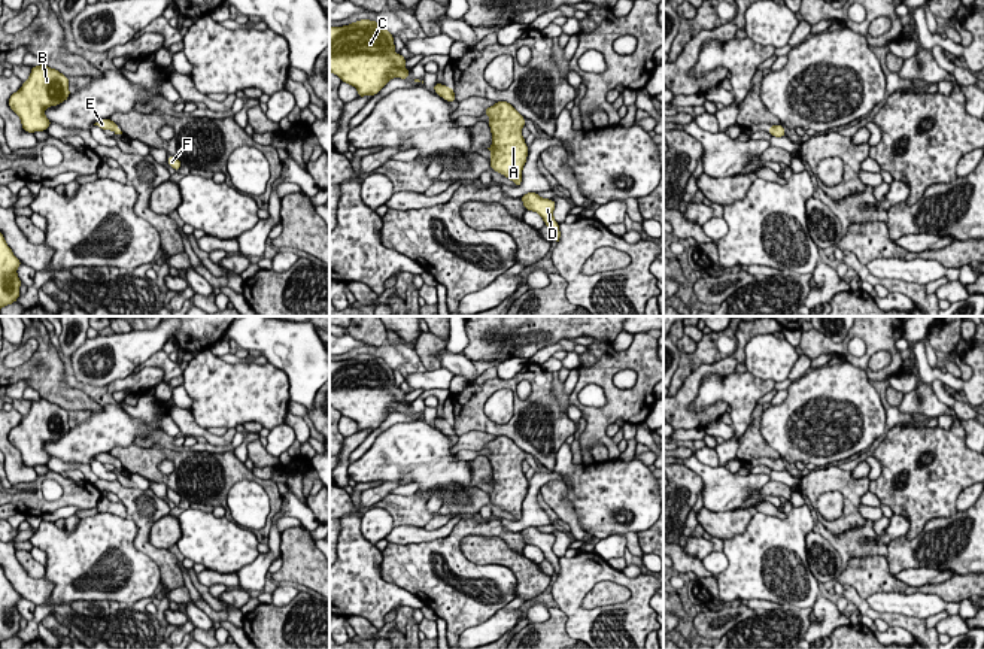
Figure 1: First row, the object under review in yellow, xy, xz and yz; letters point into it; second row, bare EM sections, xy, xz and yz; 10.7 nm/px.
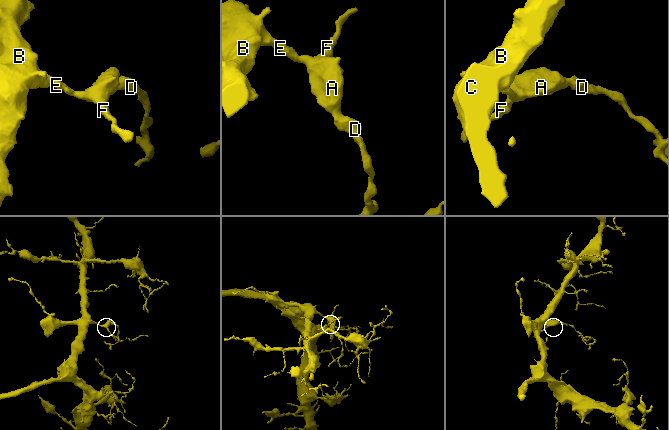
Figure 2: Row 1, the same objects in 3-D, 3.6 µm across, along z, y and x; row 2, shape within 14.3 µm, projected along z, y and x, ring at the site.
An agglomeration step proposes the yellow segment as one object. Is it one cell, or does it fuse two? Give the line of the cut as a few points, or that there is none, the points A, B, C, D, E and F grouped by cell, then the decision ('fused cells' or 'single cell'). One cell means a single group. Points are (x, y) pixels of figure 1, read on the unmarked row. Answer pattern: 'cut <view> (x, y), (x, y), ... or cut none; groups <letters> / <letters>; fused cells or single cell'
cut none; groups A B C D E F; single cell

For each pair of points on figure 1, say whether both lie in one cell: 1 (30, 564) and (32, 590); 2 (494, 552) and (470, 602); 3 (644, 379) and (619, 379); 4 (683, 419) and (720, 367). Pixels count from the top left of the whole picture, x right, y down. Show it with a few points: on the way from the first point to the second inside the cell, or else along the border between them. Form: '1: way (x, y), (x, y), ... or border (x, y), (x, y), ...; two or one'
1: border (15, 554), (15, 558), (32, 576), (43, 576); two
2: border (459, 543), (473, 563), (503, 564), (518, 584); two
3: border (637, 373), (619, 370), (612, 381); two
4: way (683, 403), (692, 382), (704, 370); one

